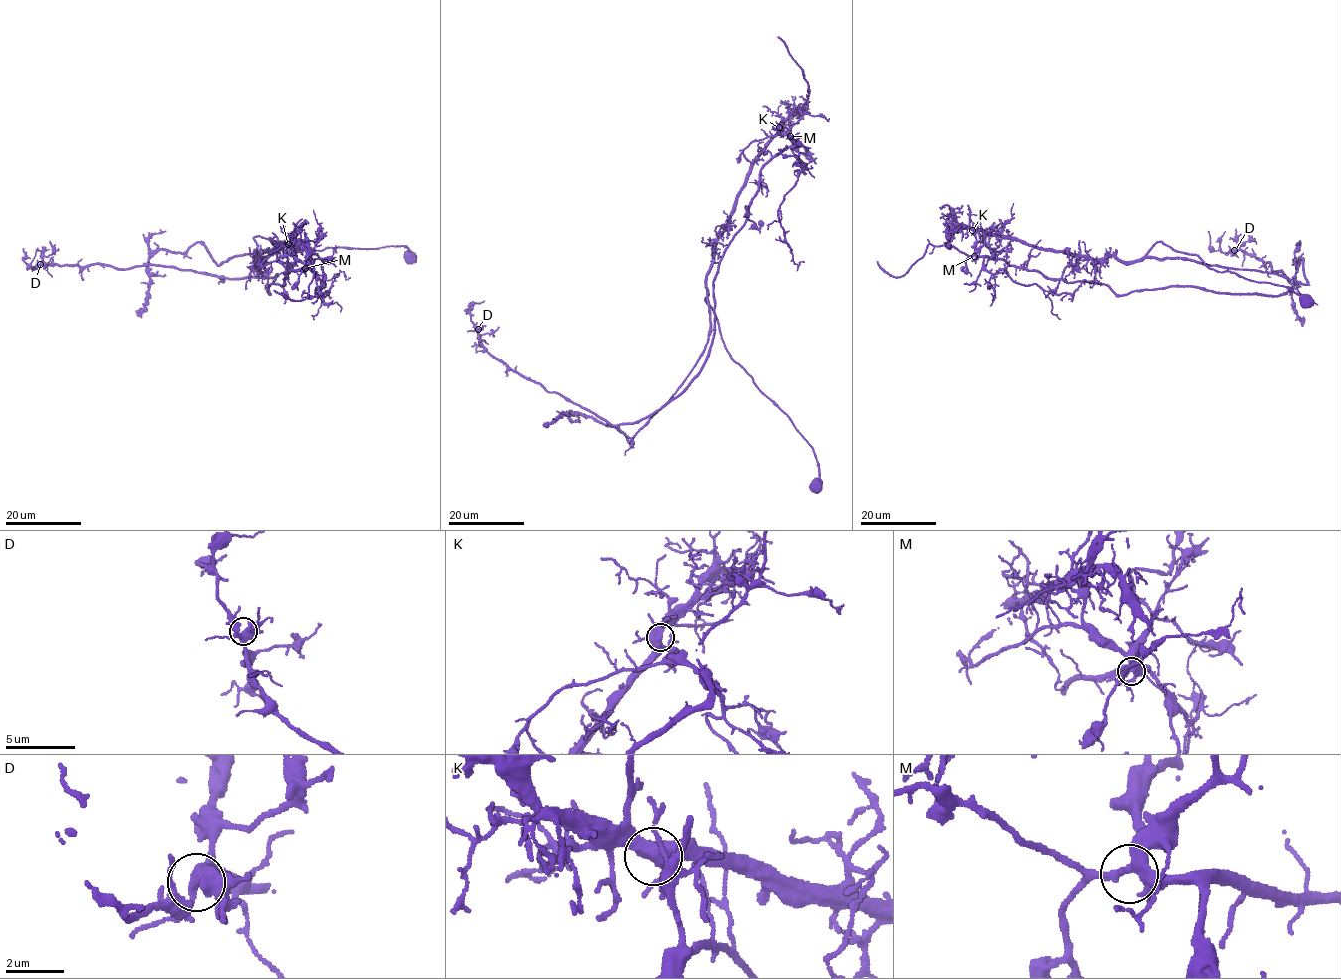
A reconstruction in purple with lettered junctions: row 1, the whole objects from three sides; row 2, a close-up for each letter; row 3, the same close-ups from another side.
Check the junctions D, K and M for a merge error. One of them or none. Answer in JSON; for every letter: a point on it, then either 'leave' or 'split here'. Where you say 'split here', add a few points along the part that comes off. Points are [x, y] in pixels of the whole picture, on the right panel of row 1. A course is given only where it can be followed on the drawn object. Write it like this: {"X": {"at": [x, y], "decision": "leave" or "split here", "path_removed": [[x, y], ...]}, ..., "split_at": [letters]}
{"D": {"at": [1234, 250], "decision": "leave"}, "K": {"at": [972, 230], "decision": "split here", "path_removed": [[973, 230], [978, 256], [1119, 295], [1191, 286], [1270, 296], [1294, 286], [1252, 254], [1213, 250], [1208, 231]]}, "M": {"at": [974, 256], "decision": "leave"}, "split_at": ["K"]}

